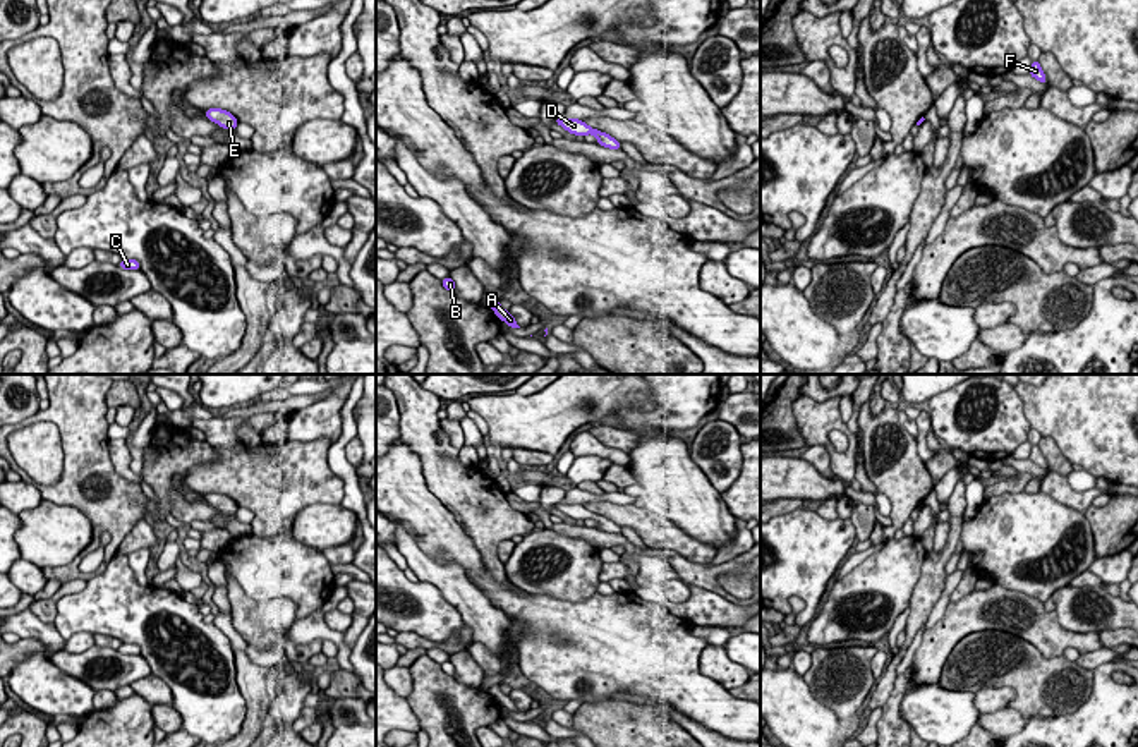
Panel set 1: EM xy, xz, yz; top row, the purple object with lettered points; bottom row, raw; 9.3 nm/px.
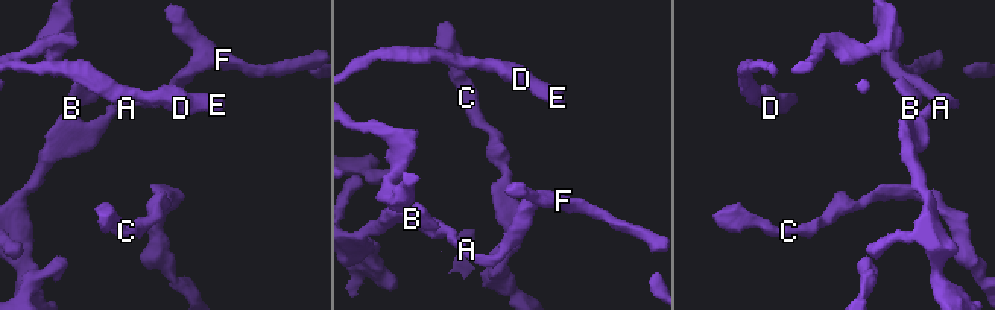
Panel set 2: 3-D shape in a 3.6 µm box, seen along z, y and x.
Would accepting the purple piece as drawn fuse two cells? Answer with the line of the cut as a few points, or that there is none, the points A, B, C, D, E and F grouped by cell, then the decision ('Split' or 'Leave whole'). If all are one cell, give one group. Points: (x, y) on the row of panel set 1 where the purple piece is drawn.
No split. Groups: A B C D E F. Leave whole

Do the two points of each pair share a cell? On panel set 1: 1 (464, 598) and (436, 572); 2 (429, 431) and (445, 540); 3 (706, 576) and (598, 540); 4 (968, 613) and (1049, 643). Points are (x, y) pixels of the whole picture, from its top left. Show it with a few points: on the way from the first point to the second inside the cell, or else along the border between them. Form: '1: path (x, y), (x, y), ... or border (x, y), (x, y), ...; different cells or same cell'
1: path (457, 591), (443, 577); same cell
2: border (421, 466), (426, 488), (466, 533); different cells
3: path (678, 564), (666, 553), (639, 552), (625, 543); same cell
4: path (992, 600), (1023, 598), (1037, 619); same cell

